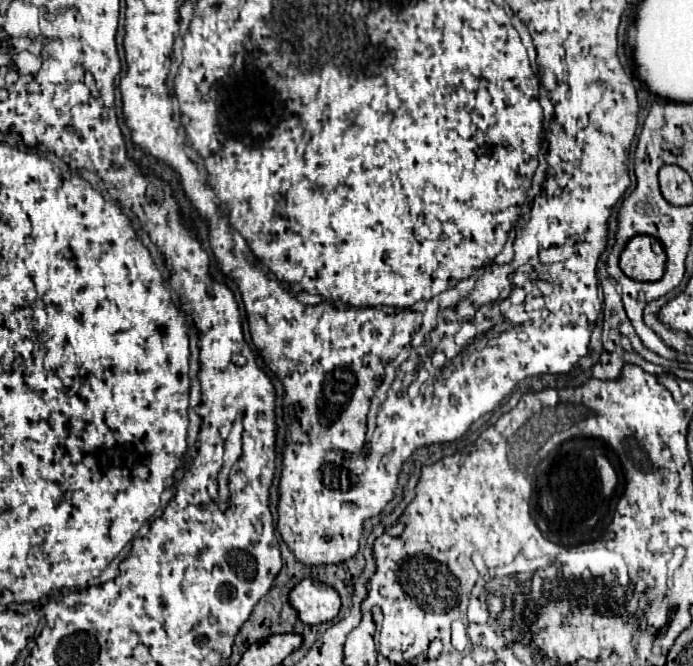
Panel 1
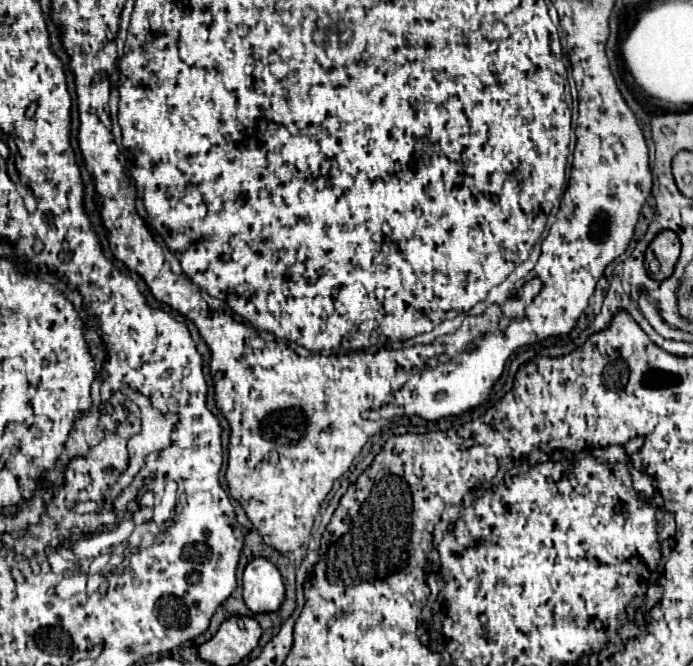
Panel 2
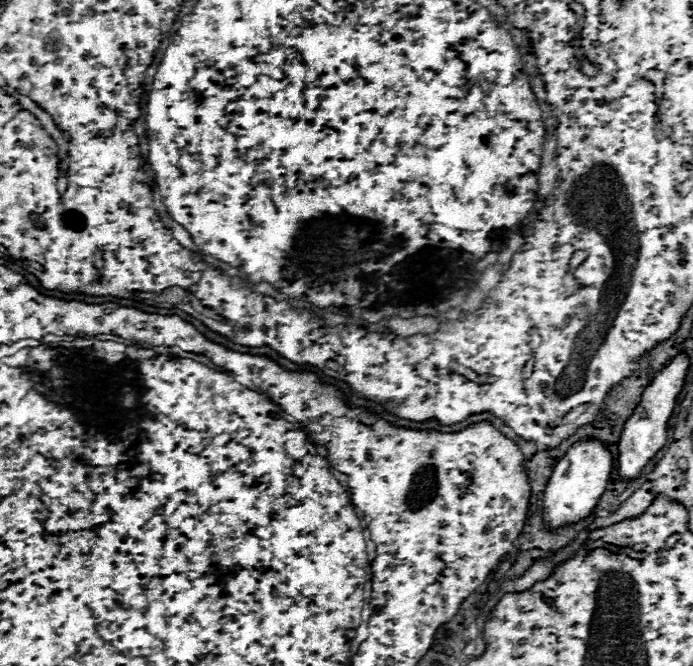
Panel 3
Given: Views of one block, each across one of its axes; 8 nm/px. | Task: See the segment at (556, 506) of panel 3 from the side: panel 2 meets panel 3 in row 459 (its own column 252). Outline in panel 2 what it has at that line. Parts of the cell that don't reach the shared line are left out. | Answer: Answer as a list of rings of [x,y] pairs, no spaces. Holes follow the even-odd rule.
[[[256,558],[244,570],[244,602],[254,612],[276,612],[286,600],[284,578],[278,568],[266,560]]]

